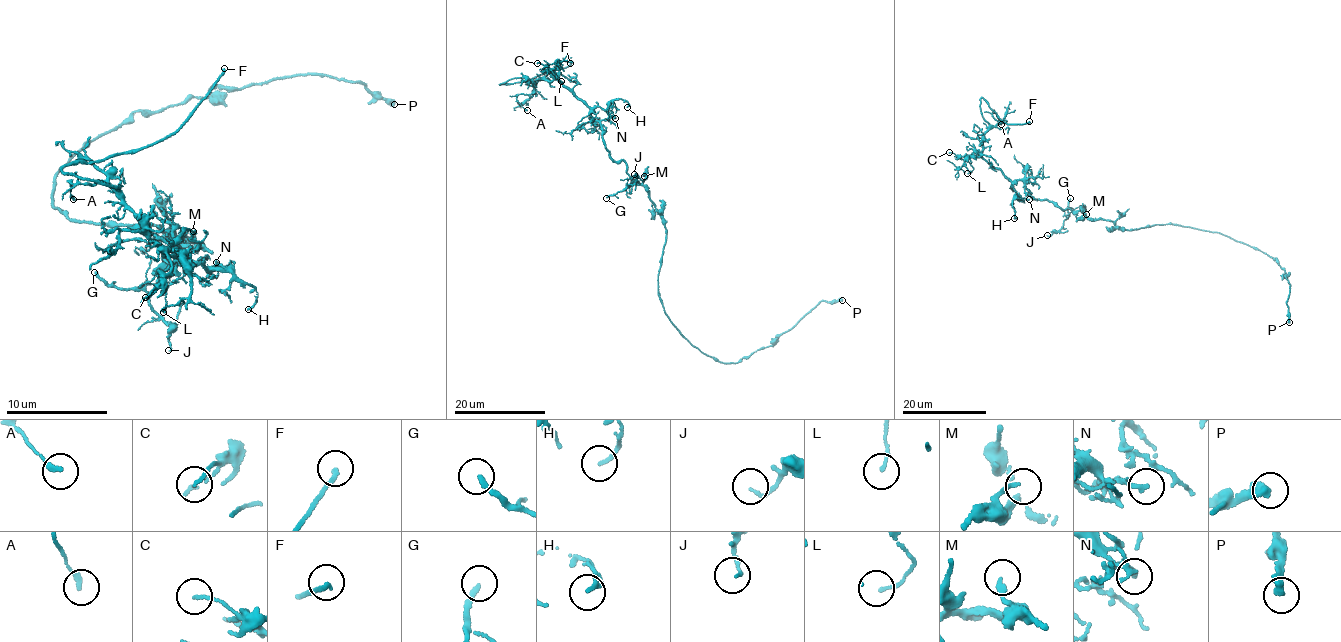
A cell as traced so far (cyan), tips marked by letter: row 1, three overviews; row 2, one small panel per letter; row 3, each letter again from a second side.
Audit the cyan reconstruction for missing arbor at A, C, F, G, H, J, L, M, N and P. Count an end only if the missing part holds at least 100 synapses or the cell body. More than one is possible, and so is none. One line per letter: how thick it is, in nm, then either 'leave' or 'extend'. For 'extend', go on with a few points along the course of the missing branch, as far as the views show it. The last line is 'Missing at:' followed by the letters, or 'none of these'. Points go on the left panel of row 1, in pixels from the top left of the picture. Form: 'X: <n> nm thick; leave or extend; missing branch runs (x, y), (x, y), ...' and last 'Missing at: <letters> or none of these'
A: 200 nm thick; leave
C: 140 nm thick; leave
F: 190 nm thick; extend; missing branch runs (224, 68), (240, 47), (252, 19), (248, 2)
G: 180 nm thick; leave
H: 150 nm thick; leave
J: 130 nm thick; leave
L: 130 nm thick; leave
M: 180 nm thick; leave
N: 200 nm thick; leave
P: 420 nm thick; leave
Missing at: F

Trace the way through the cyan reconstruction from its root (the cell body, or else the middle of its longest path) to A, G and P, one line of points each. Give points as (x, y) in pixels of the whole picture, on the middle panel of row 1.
A: (657, 209), (625, 162), (610, 156), (591, 108), (557, 80), (545, 78), (533, 92), (519, 95), (527, 110)
G: (657, 209), (649, 191), (637, 183), (632, 183), (628, 193), (626, 184), (622, 191), (606, 198)
P: (657, 209), (666, 235), (657, 288), (664, 312), (682, 337), (721, 362), (775, 344), (818, 303), (842, 300)

